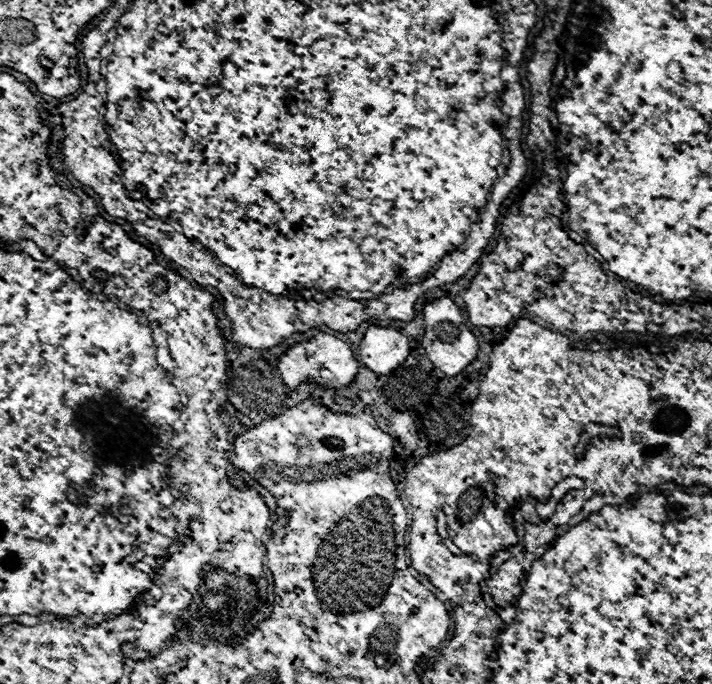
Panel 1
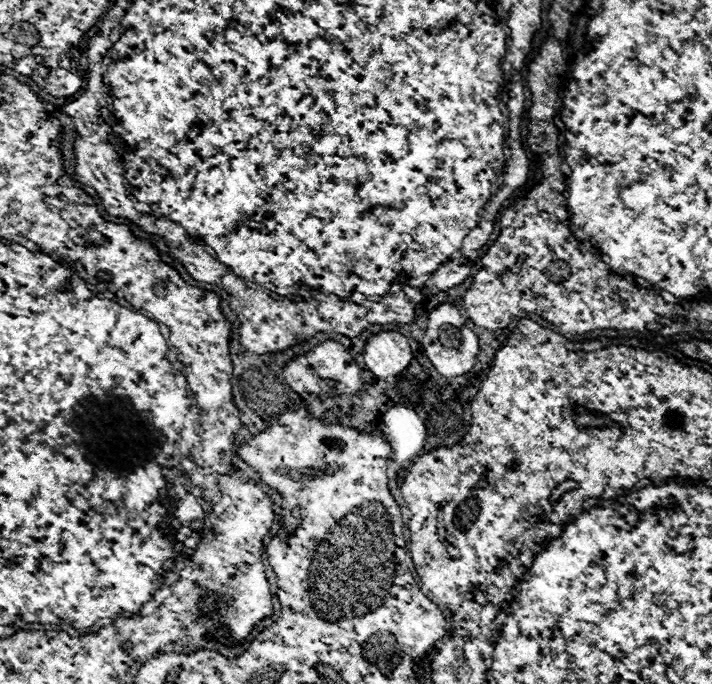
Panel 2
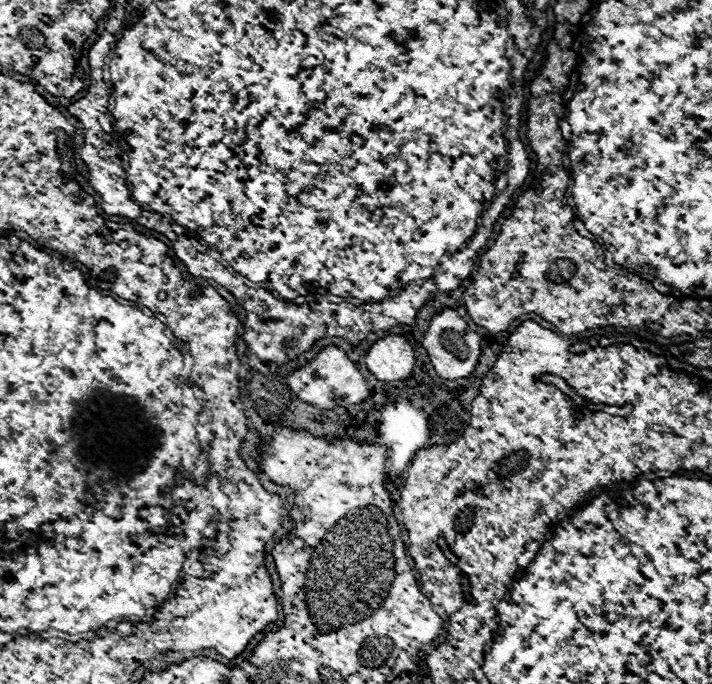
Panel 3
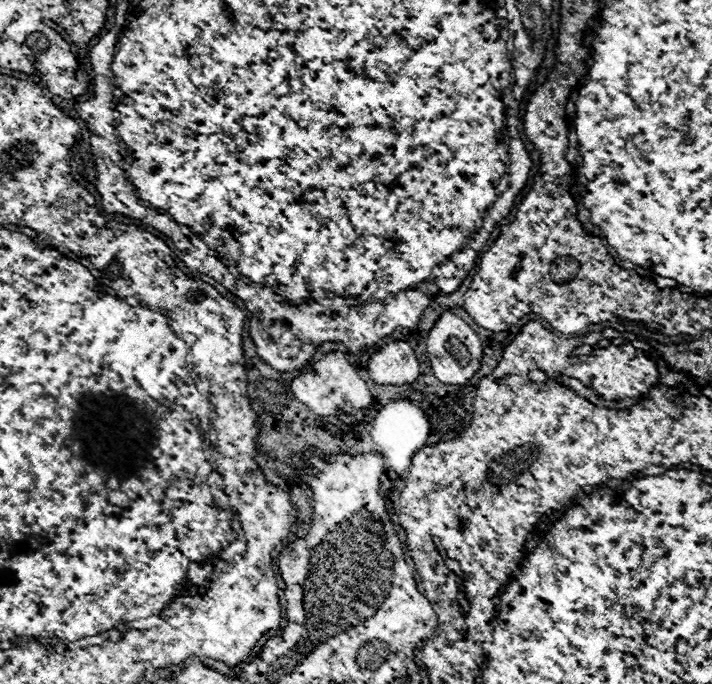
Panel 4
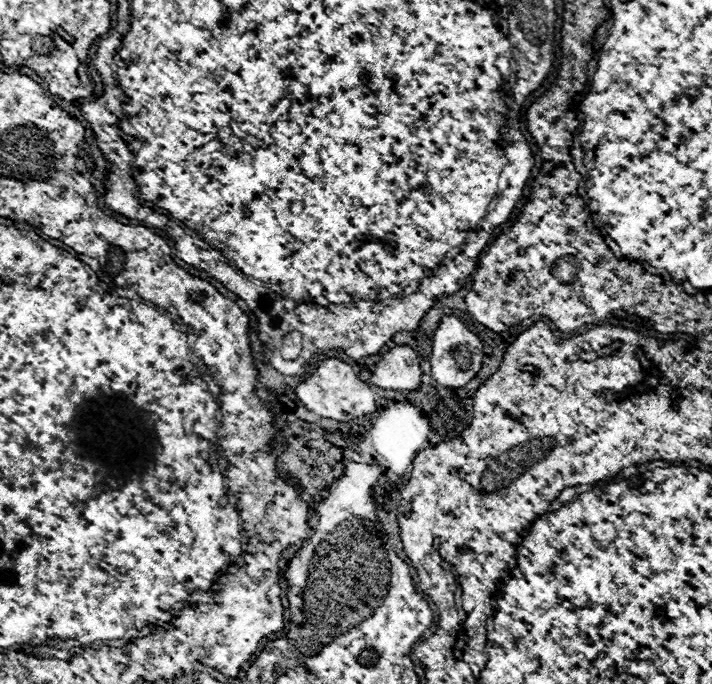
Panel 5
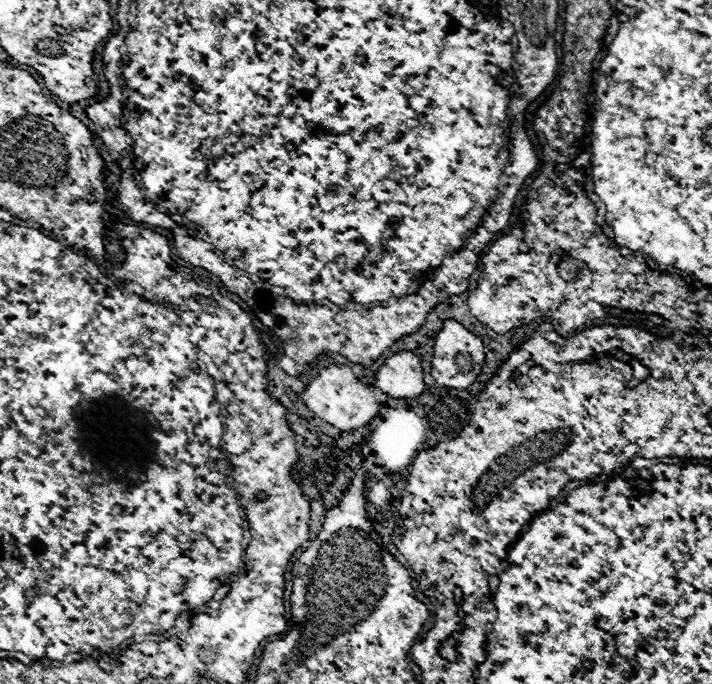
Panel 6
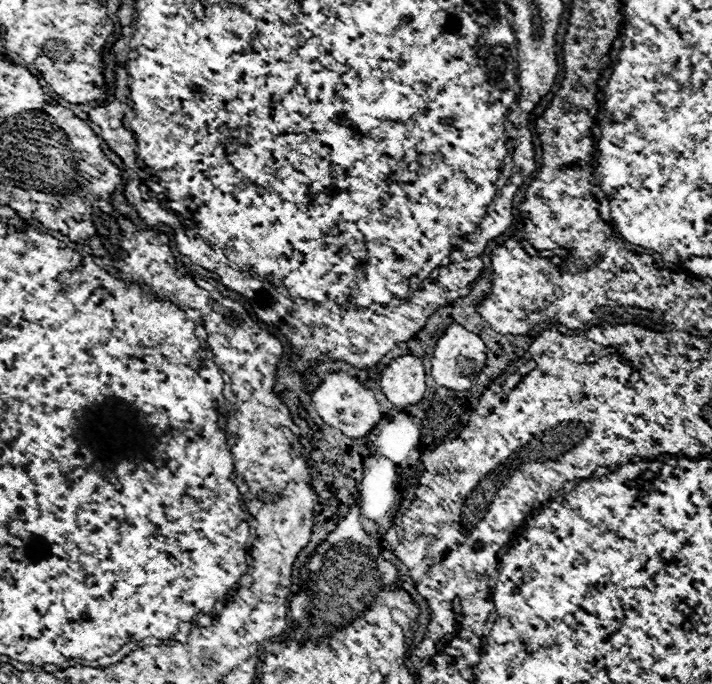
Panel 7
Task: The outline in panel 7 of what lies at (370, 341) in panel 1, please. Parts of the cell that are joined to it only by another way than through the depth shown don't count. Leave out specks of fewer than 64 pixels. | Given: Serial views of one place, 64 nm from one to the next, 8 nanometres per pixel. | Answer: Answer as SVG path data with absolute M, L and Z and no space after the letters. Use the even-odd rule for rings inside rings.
M410 354L394 358L380 374L378 384L382 394L396 406L406 408L422 400L426 392L426 372L422 360Z

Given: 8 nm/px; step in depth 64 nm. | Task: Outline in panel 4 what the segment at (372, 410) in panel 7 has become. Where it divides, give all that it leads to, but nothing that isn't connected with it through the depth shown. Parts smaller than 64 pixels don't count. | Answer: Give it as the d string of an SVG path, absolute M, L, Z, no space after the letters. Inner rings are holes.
M328 352L324 358L320 358L312 370L296 376L290 382L290 388L294 396L306 404L312 412L320 416L332 416L340 412L354 412L358 408L366 408L372 404L372 394L368 384L358 376L356 368L346 360L342 352Z

